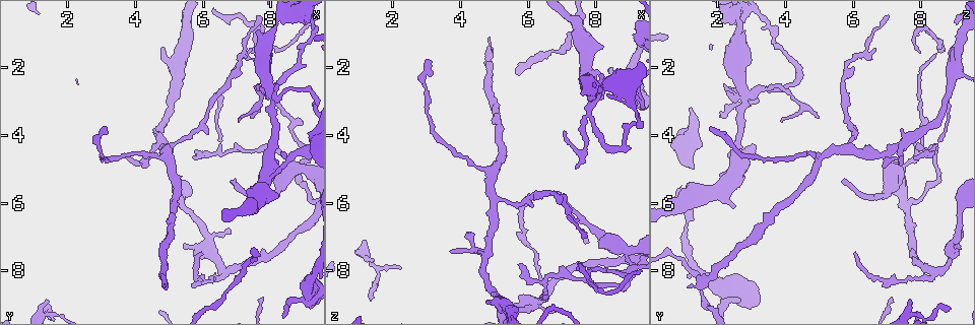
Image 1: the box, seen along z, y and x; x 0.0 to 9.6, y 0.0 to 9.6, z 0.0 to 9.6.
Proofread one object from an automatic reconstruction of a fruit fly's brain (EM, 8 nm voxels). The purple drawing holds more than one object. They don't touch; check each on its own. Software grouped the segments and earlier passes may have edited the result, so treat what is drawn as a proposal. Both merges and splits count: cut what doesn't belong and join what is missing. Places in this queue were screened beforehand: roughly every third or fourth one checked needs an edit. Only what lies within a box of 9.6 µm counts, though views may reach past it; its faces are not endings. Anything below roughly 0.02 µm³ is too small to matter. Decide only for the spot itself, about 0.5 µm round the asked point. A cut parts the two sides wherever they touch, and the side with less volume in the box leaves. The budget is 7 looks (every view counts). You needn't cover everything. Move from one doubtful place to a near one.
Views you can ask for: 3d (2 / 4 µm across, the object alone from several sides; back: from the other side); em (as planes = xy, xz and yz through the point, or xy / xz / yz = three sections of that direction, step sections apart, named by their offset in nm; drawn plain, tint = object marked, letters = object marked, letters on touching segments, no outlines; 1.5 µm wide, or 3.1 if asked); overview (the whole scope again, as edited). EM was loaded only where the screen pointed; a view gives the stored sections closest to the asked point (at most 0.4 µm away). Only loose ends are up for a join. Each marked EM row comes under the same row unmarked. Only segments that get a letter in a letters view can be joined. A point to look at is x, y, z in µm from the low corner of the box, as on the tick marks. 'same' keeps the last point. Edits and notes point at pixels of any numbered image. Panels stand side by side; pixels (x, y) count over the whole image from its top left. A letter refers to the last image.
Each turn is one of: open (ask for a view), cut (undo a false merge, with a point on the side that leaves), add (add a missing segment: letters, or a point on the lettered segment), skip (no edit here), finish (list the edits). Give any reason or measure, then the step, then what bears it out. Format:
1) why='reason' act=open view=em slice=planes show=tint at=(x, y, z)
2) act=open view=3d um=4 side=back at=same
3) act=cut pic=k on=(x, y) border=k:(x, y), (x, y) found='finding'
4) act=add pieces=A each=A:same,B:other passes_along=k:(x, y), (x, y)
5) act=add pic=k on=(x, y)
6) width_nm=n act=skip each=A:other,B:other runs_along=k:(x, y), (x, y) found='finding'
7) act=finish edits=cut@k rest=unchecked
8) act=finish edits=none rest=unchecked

act=open view=em slice=planes show=tint at=(6.80, 5.35, 5.65)

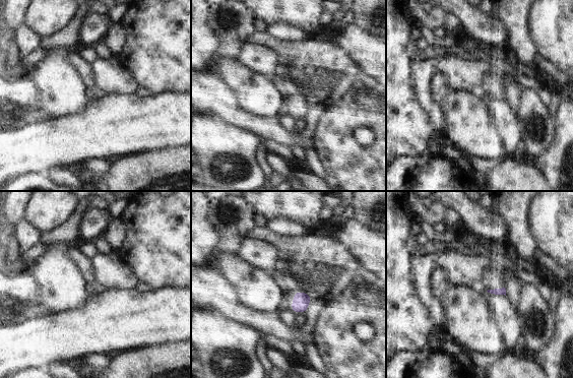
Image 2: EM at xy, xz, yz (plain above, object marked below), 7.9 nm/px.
why='see the neighbours' act=open view=em slice=planes show=letters at=same

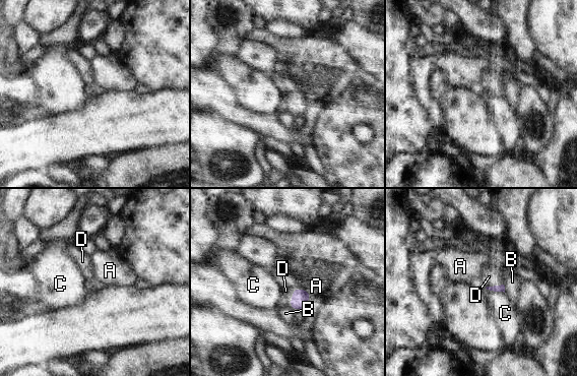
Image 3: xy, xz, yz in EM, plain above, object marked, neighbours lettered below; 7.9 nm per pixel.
act=add pieces=D each=A:other,B:other,C:other,D:same passes_along=3:(300, 298), (292, 297), (287, 293) found='the neuron continues'

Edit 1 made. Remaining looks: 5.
act=open view=overview

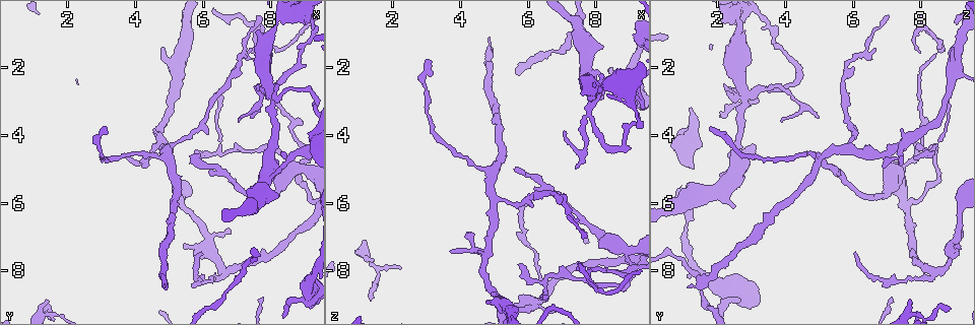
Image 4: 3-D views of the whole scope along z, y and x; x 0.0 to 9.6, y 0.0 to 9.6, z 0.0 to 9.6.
act=open view=em slice=planes show=tint at=(8.00, 2.80, 2.80)

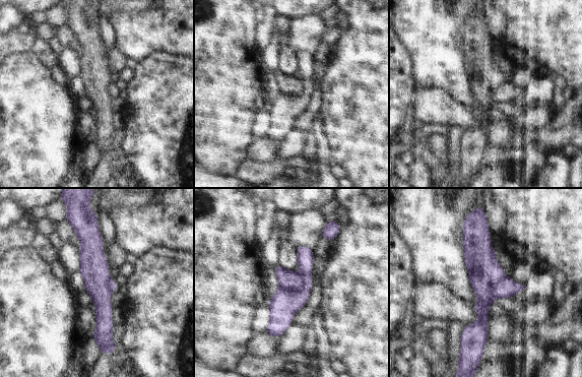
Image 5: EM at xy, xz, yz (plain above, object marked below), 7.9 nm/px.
why='what lies round it' act=open view=em slice=planes show=letters at=same

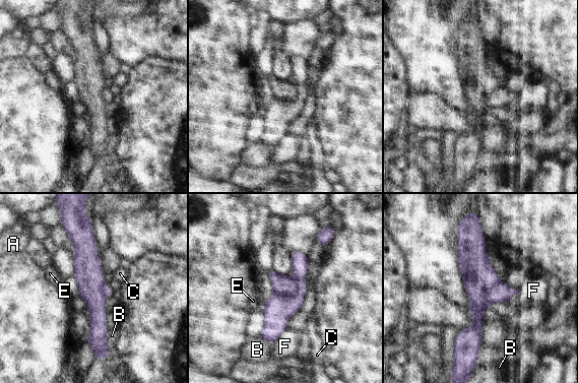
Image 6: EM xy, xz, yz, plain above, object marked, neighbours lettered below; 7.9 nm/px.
act=cut pic=6 on=(277, 309) each=A:other,B:other,C:other,E:other,F:other border=6:(297, 281), (291, 297), (273, 292) found='two neurons meet here'

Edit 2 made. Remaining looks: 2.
act=finish edits=add@3,cut@6 rest=unchecked

